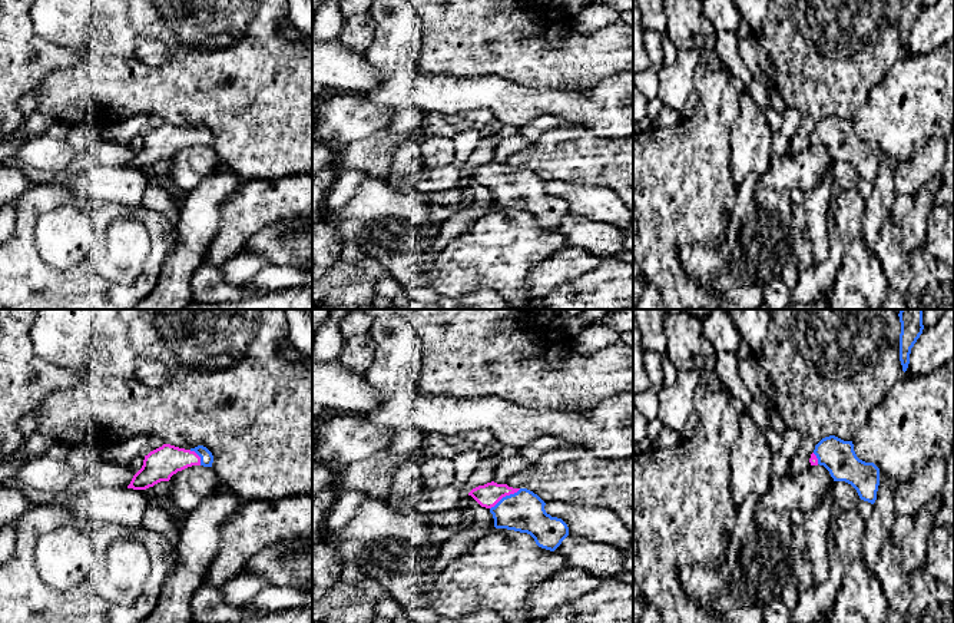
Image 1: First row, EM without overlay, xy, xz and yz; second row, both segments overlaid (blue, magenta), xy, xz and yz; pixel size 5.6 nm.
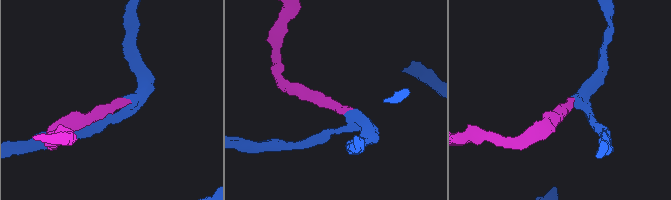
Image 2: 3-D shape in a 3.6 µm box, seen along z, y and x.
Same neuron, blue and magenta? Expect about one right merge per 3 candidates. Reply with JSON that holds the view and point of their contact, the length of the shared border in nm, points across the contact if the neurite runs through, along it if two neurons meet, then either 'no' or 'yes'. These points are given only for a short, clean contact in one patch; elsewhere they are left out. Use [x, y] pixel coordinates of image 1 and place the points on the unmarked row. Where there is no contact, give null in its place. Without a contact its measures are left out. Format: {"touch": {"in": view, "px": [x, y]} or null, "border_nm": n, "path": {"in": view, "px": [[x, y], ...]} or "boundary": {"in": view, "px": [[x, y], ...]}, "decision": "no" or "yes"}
{"touch": {"in": "xz", "px": [506, 175]}, "border_nm": 200, "path": {"in": "xz", "px": [[523, 191], [506, 175], [487, 175]]}, "decision": "yes"}

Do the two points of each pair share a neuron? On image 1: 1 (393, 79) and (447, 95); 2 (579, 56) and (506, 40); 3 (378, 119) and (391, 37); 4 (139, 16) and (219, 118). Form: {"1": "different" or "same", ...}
{"1": "different", "2": "same", "3": "different", "4": "same"}

